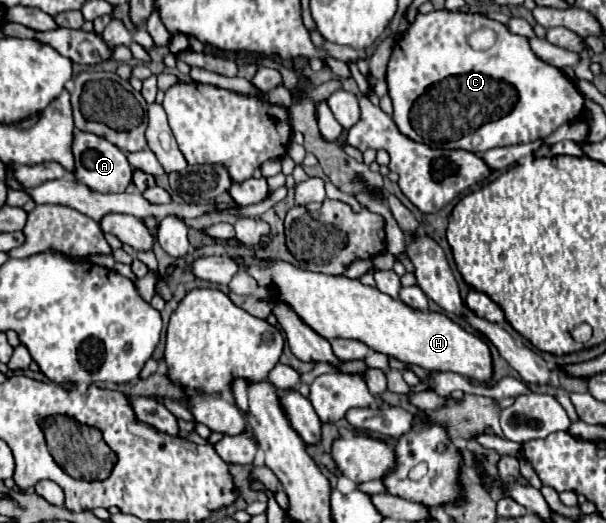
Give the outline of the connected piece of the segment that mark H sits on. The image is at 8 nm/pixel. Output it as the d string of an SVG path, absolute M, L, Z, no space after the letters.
M236 258L260 286L268 288L276 284L280 300L288 302L294 312L316 330L322 338L354 338L368 344L372 350L392 356L404 364L422 366L428 372L456 372L464 378L488 384L494 374L492 354L488 342L476 332L464 330L442 312L422 312L410 308L402 300L396 300L376 286L364 286L360 280L346 276L330 276L296 268L286 262L260 262L260 266L248 264Z

